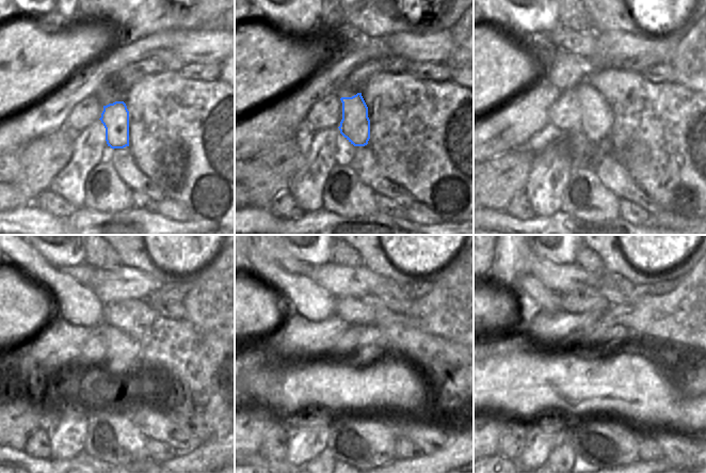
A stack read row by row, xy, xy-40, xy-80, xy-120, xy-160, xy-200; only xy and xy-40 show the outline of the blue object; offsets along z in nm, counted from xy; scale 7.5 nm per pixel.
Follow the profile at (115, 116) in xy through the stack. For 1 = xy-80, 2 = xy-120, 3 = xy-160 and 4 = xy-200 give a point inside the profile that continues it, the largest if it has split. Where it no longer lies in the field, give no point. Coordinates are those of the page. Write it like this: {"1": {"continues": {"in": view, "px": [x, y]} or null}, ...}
{"1": {"continues": {"in": "xy-80", "px": [596, 116]}}, "2": {"continues": {"in": "xy-120", "px": [124, 351]}}, "3": {"continues": {"in": "xy-160", "px": [372, 341]}}, "4": {"continues": {"in": "xy-200", "px": [614, 342]}}}

